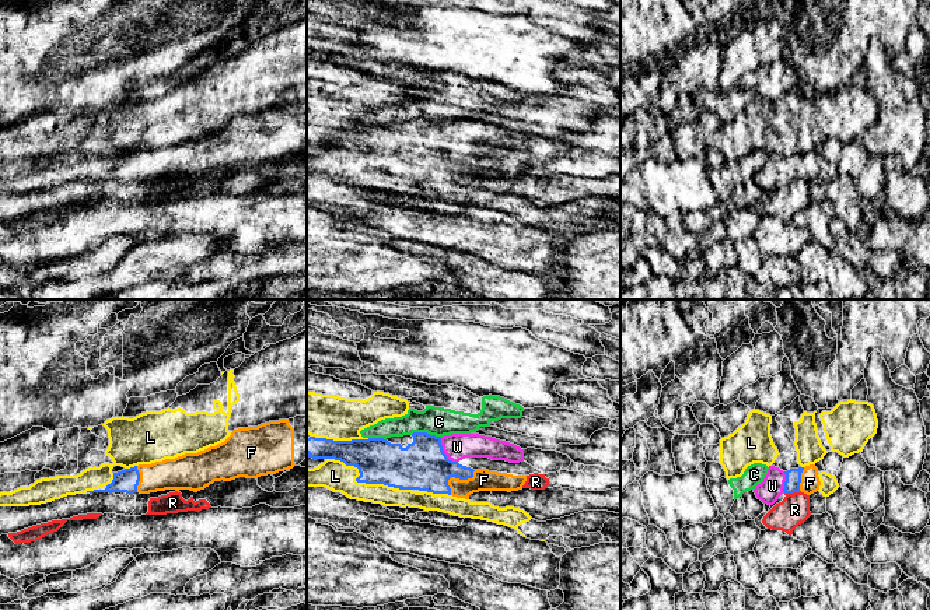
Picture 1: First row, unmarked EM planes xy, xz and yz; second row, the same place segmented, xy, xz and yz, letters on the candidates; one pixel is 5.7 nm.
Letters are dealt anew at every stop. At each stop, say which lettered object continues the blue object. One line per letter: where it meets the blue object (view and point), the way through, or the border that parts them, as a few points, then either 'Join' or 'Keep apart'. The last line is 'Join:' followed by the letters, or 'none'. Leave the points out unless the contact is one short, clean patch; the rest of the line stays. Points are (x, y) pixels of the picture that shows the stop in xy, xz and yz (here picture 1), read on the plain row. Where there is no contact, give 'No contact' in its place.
C: Touches blue at xz (426, 119). Keep apart
F: Touches blue at xz (455, 164). Path across: xz (422, 151), (437, 161), (455, 164), (483, 167). Join
L: Touches blue at xz (362, 168). Keep apart
R: Touches blue at yz (792, 179). Keep apart
W: Touches blue at xz (443, 139). Path across: xz (422, 151), (426, 151), (443, 139), (457, 133). Join
Join: F, W

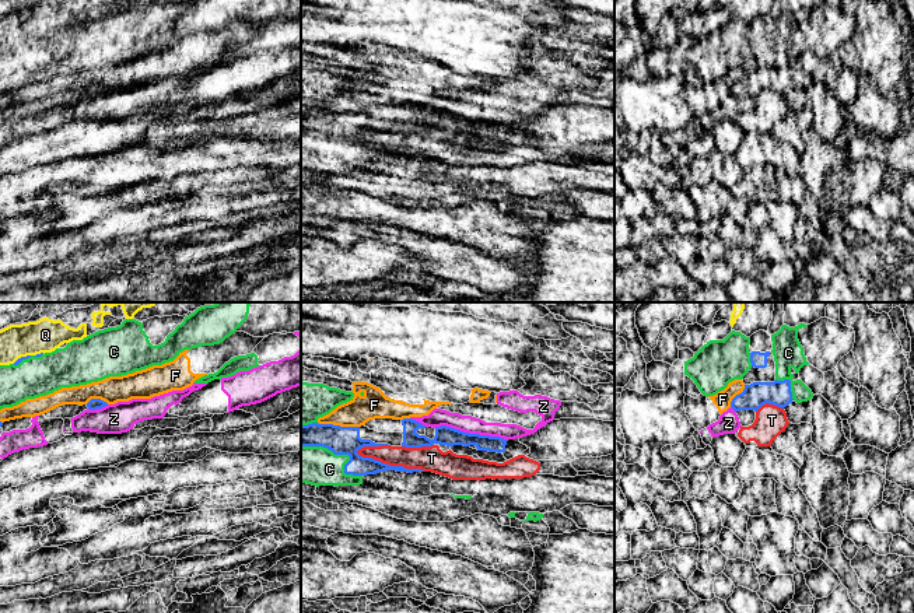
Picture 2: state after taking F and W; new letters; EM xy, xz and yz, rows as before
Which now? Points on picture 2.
C: Touches blue at xz (342, 140). Keep apart
F: Touches blue at xz (339, 112). Keep apart
Q: Touches blue at xy (21, 44). Keep apart
T: Touches blue at xz (391, 153). Keep apart
Z: Touches blue at xz (470, 121). Boundary: xz (434, 114), (450, 112), (469, 119), (498, 122), (507, 126). Keep apart
Join: none

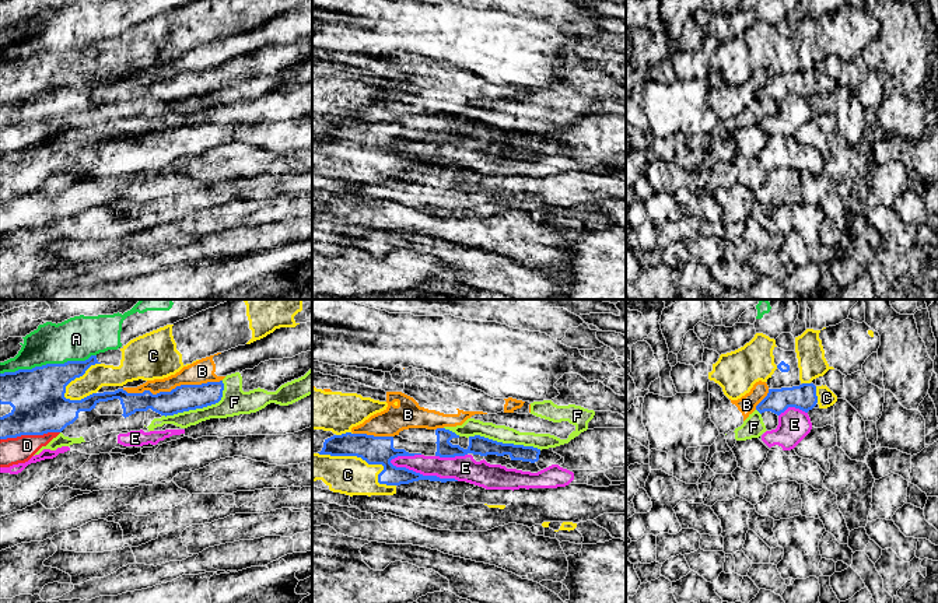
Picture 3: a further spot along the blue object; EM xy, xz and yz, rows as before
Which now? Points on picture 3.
A: Touches blue at xy (48, 51). Keep apart
B: Touches blue at xy (172, 76). Keep apart
C: Touches blue at xz (367, 149). Keep apart
D: Touches blue at xy (30, 121). Keep apart
E: Touches blue at xz (424, 162). Keep apart
F: Touches blue at xy (200, 94). Boundary: xy (223, 67), (223, 83), (217, 88), (163, 102). Keep apart
Join: none

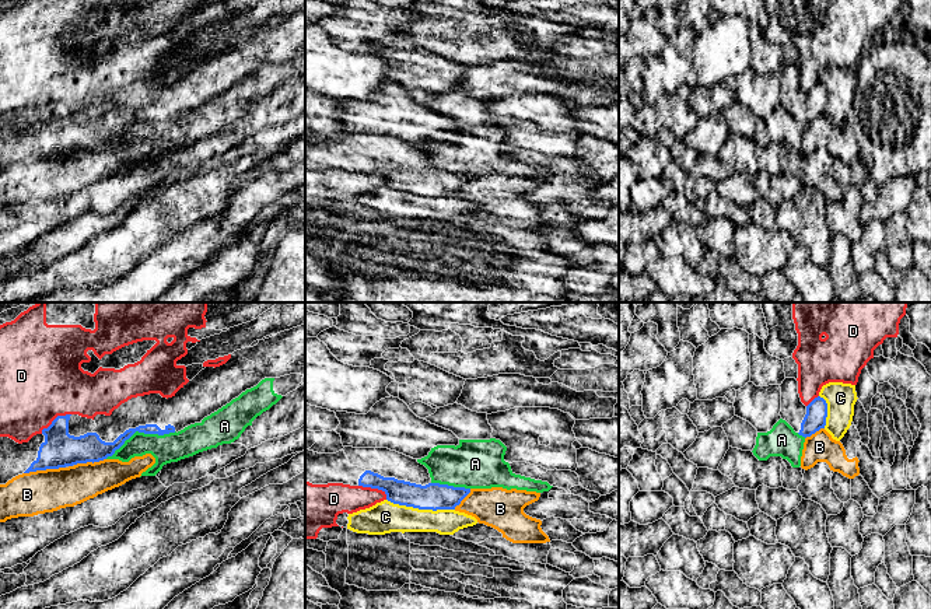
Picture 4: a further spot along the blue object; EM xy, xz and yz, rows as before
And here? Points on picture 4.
A: Touches blue at xy (140, 118). Keep apart
B: Touches blue at xy (44, 156). Keep apart
C: Touches blue at xz (420, 195). Keep apart
D: Touches blue at xy (55, 105). Keep apart
Join: none

